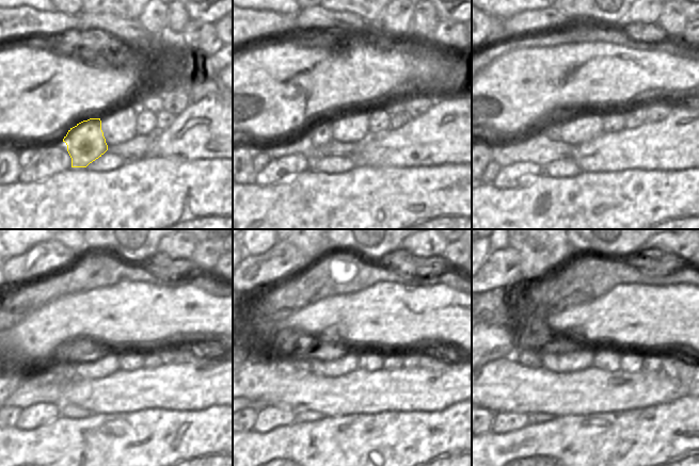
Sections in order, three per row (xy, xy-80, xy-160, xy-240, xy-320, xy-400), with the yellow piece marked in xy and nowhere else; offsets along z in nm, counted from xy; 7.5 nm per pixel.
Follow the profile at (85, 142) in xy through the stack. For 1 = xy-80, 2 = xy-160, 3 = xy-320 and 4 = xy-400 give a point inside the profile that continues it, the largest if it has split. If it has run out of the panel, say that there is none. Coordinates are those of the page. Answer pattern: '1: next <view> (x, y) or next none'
1: next xy-80 (321, 133)
2: next xy-160 (553, 130)
3: next xy-320 (300, 363)
4: next xy-400 (529, 356)

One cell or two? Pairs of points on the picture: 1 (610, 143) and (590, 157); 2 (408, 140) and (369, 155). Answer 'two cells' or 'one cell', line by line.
1: one cell
2: one cell

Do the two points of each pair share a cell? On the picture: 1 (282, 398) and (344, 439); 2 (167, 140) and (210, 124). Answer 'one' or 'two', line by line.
1: two
2: one

